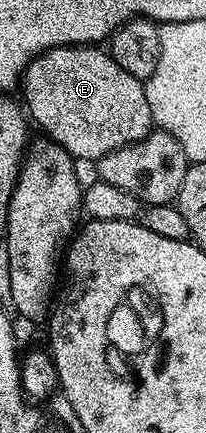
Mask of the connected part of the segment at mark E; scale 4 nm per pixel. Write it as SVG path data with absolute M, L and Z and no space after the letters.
M66 45L45 50L27 64L27 70L21 78L22 89L21 101L25 106L26 116L34 124L36 121L47 132L44 134L50 140L58 143L66 153L80 162L83 160L94 163L100 157L141 140L153 129L144 82L129 75L129 71L125 71L121 63L114 61L110 52L103 47Z

